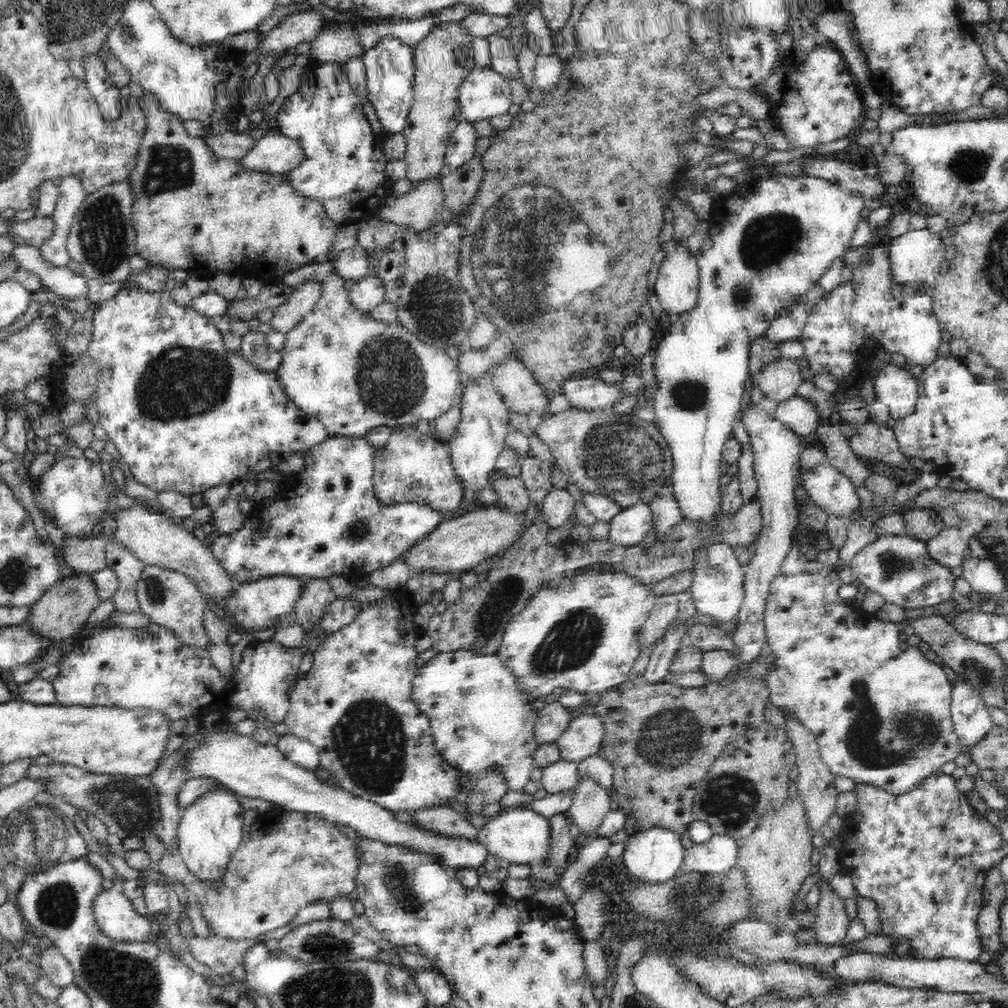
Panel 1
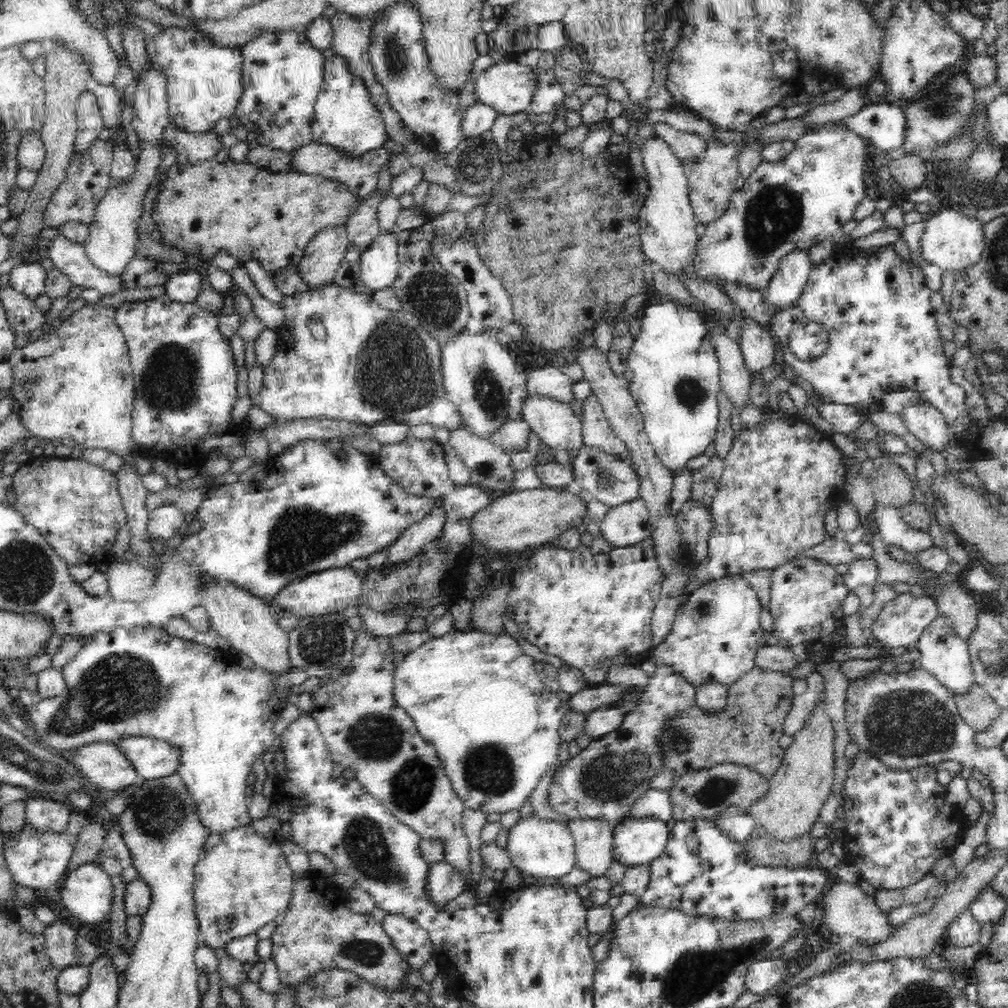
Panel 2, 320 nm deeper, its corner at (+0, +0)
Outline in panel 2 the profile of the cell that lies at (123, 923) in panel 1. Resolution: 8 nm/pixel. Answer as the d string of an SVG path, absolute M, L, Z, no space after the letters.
M98 862L72 870L63 890L64 908L70 912L71 918L88 924L110 920L113 880Z

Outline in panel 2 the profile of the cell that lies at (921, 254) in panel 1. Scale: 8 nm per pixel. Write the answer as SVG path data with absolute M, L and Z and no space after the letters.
M945 206L934 215L924 221L924 231L922 232L918 244L920 244L920 254L924 260L939 266L942 271L949 270L959 272L965 267L972 266L980 259L981 251L984 250L984 232L981 227L984 224L970 216L968 211Z

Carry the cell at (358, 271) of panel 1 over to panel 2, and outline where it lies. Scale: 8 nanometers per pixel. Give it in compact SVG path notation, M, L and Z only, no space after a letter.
M377 187L362 201L356 212L346 222L346 232L350 244L358 247L360 252L366 250L373 243L376 236L382 234L377 219L378 204L386 196L386 191L380 191Z

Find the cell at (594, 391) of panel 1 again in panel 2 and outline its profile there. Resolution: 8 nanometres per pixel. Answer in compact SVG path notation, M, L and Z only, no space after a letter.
M554 366L530 370L525 384L528 394L547 395L548 398L564 403L570 403L575 398L573 382Z

